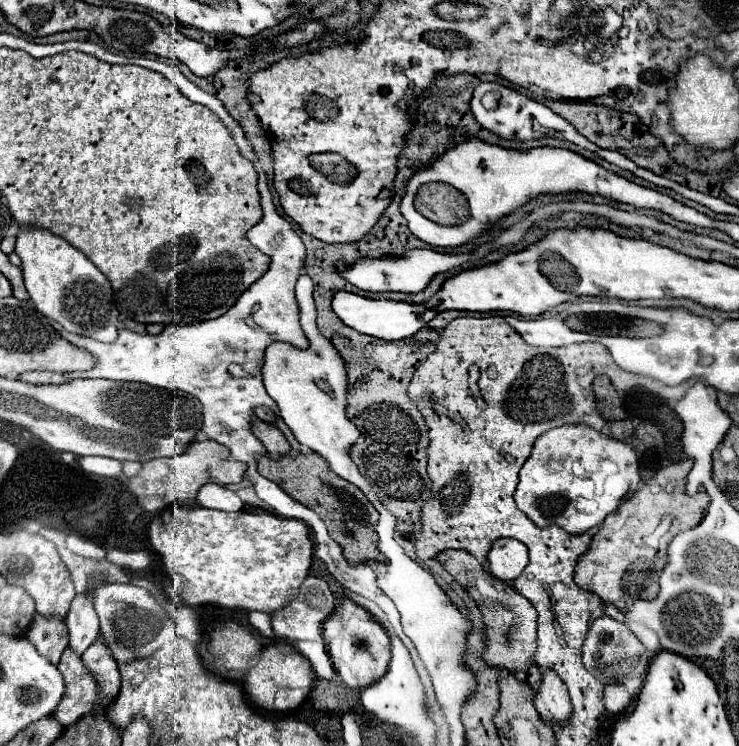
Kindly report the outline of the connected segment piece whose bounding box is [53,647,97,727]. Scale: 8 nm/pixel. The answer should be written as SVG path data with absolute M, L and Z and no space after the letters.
M71 647L63 651L57 669L67 683L67 695L53 715L65 727L69 727L77 723L81 715L87 715L87 711L93 709L93 703L97 701L97 683L93 683L93 677L89 675L89 671L85 671L81 655L75 653Z

